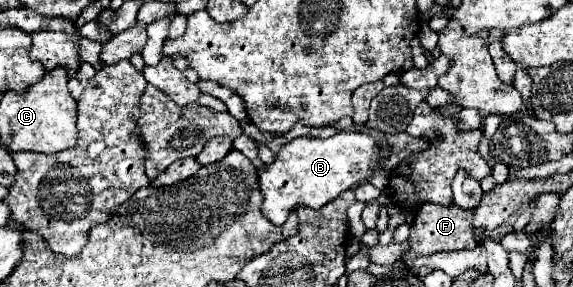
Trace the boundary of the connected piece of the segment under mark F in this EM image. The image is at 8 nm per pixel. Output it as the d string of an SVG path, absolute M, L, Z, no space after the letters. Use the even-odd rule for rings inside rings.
M422 204L416 212L416 220L412 224L412 234L410 234L410 250L406 252L406 256L402 256L402 260L406 264L412 264L412 260L420 254L432 254L434 250L472 250L474 246L478 246L478 242L474 240L474 230L472 230L472 216L474 210L464 210L458 208L456 204L452 206L440 206L440 204Z

